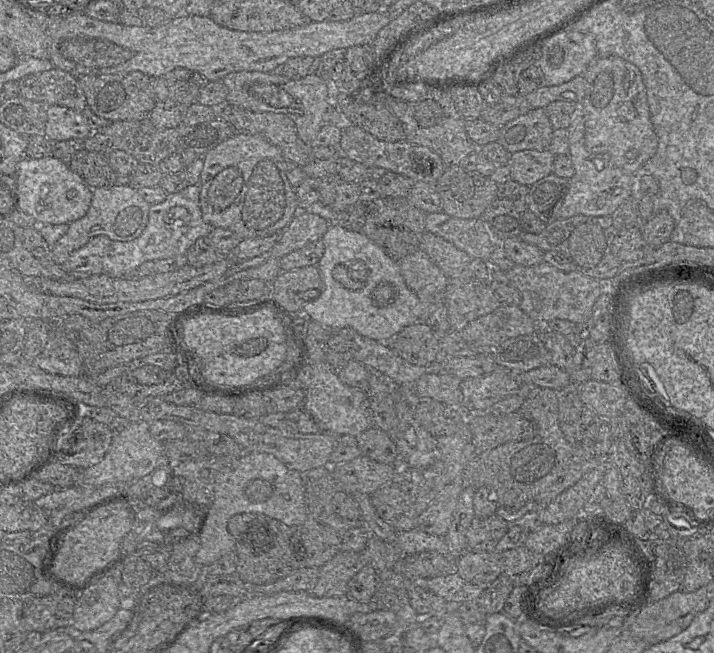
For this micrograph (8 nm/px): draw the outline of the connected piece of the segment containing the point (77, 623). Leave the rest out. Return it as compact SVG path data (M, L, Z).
M109 572L77 594L70 629L76 633L97 629L116 614L121 603L117 583Z

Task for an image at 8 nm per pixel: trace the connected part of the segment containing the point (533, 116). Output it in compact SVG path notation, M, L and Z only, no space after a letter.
M532 108L500 128L498 142L511 154L526 149L549 149L553 127L545 108Z

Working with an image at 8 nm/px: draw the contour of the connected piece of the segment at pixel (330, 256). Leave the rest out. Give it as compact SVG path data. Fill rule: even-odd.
M330 223L322 237L324 253L316 265L323 282L319 296L305 303L302 313L331 331L351 328L357 333L379 342L389 342L403 328L424 321L424 305L418 296L406 285L399 262L389 257L382 248L363 232L347 230L336 223ZM337 266L367 269L368 279L361 289L351 290L337 282L332 271Z

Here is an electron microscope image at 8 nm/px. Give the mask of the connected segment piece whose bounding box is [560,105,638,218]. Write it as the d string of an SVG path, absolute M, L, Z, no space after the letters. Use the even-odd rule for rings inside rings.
M580 105L573 114L573 120L567 128L569 138L569 158L575 173L569 179L567 192L561 207L560 218L569 218L578 214L588 216L612 215L636 190L638 174L627 173L613 165L607 156L591 153L585 146L584 117Z

